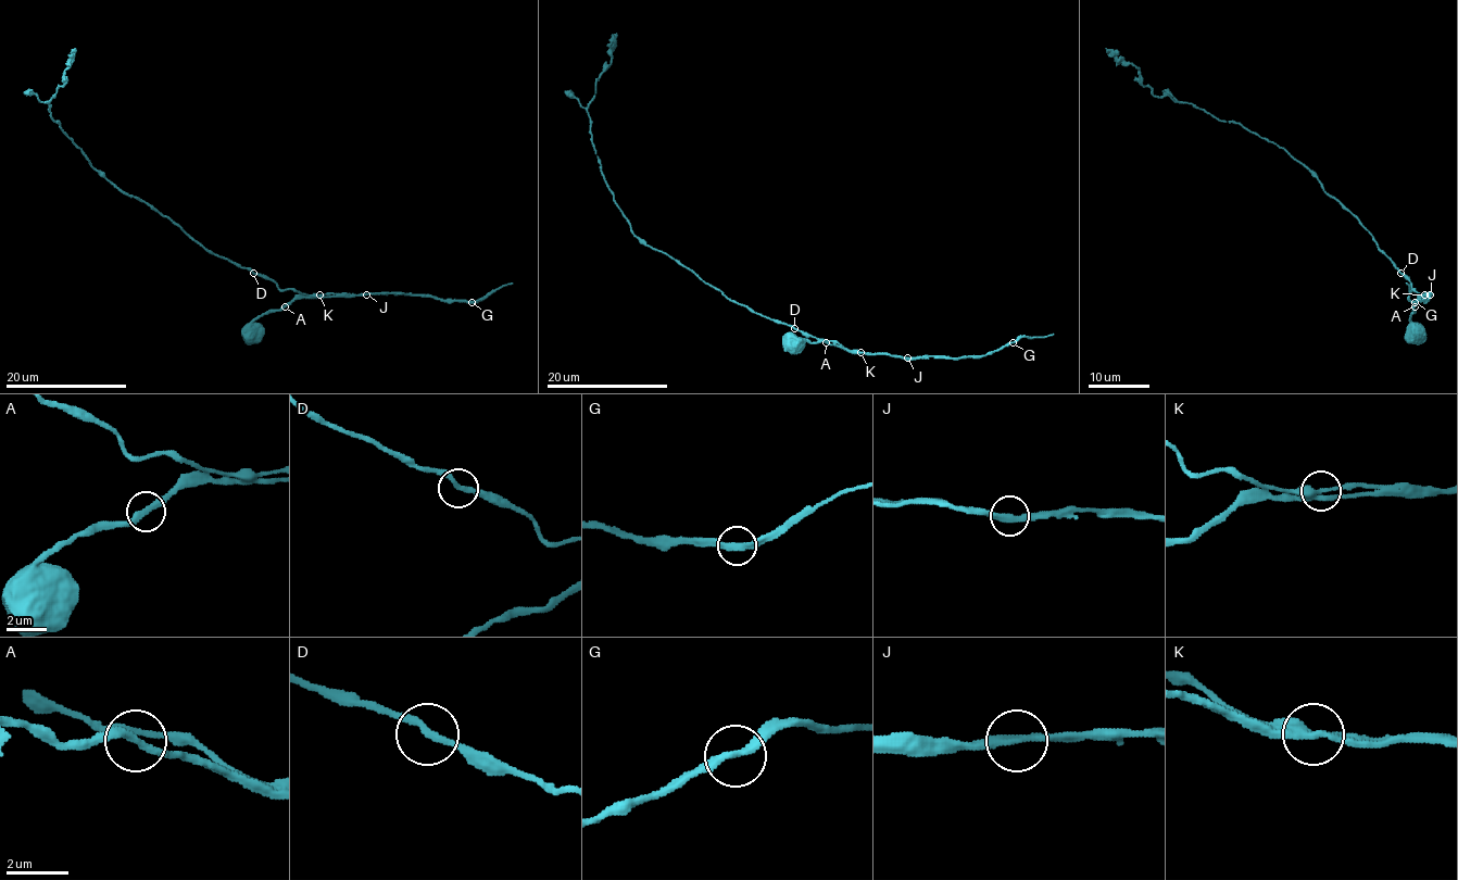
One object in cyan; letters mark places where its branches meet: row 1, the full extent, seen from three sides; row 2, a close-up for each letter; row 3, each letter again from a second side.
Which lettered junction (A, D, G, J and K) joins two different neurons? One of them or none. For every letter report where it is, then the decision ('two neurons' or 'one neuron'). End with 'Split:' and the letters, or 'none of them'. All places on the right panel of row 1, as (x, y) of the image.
A: place (1415, 306); one neuron
D: place (1400, 273); one neuron
G: place (1415, 302); one neuron
J: place (1430, 294); one neuron
K: place (1424, 294); one neuron
Split: none of them

